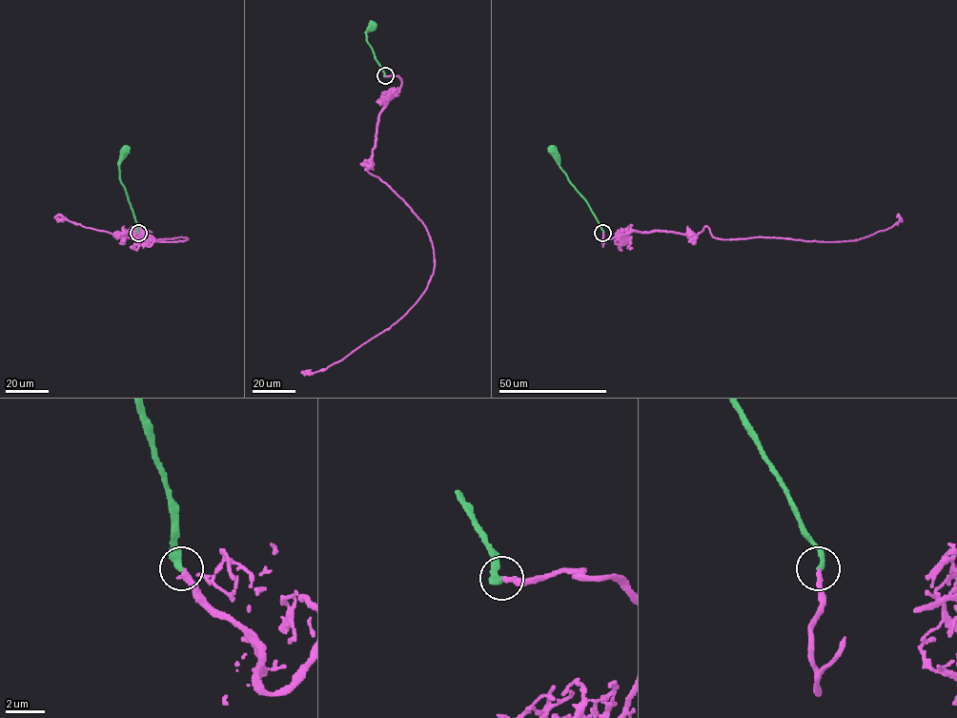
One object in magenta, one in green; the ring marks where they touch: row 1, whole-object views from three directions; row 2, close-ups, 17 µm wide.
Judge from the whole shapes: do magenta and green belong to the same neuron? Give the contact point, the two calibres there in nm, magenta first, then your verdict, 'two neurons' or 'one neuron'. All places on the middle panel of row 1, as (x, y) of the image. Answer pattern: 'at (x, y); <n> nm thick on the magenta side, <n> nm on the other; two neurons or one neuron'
at (385, 75); 280 nm thick on the magenta side, 340 nm on the other; one neuron

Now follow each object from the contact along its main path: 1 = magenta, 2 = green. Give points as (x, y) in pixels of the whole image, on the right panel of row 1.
1: (603, 233), (602, 247), (632, 231), (696, 235), (706, 226), (727, 239), (842, 241), (890, 228), (897, 216)
2: (603, 233), (585, 199), (559, 164), (553, 149)

